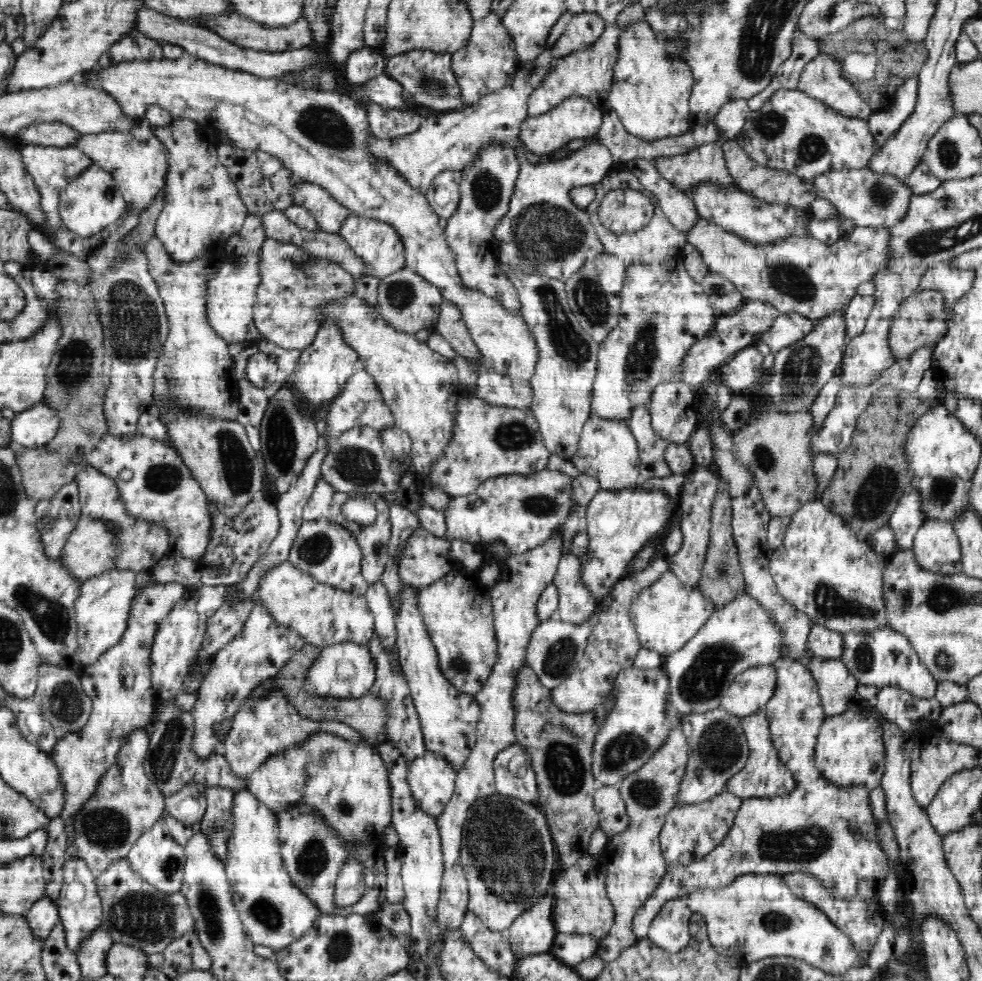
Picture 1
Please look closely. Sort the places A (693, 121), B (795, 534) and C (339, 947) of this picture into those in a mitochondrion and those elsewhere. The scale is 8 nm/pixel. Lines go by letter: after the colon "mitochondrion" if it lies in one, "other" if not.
A: other
B: other
C: mitochondrion

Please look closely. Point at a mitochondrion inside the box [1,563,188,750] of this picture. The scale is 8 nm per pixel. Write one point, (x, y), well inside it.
(52, 619)

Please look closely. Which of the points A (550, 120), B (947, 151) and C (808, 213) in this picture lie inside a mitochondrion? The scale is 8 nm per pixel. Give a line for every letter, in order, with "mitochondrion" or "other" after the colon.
A: other
B: mitochondrion
C: other

